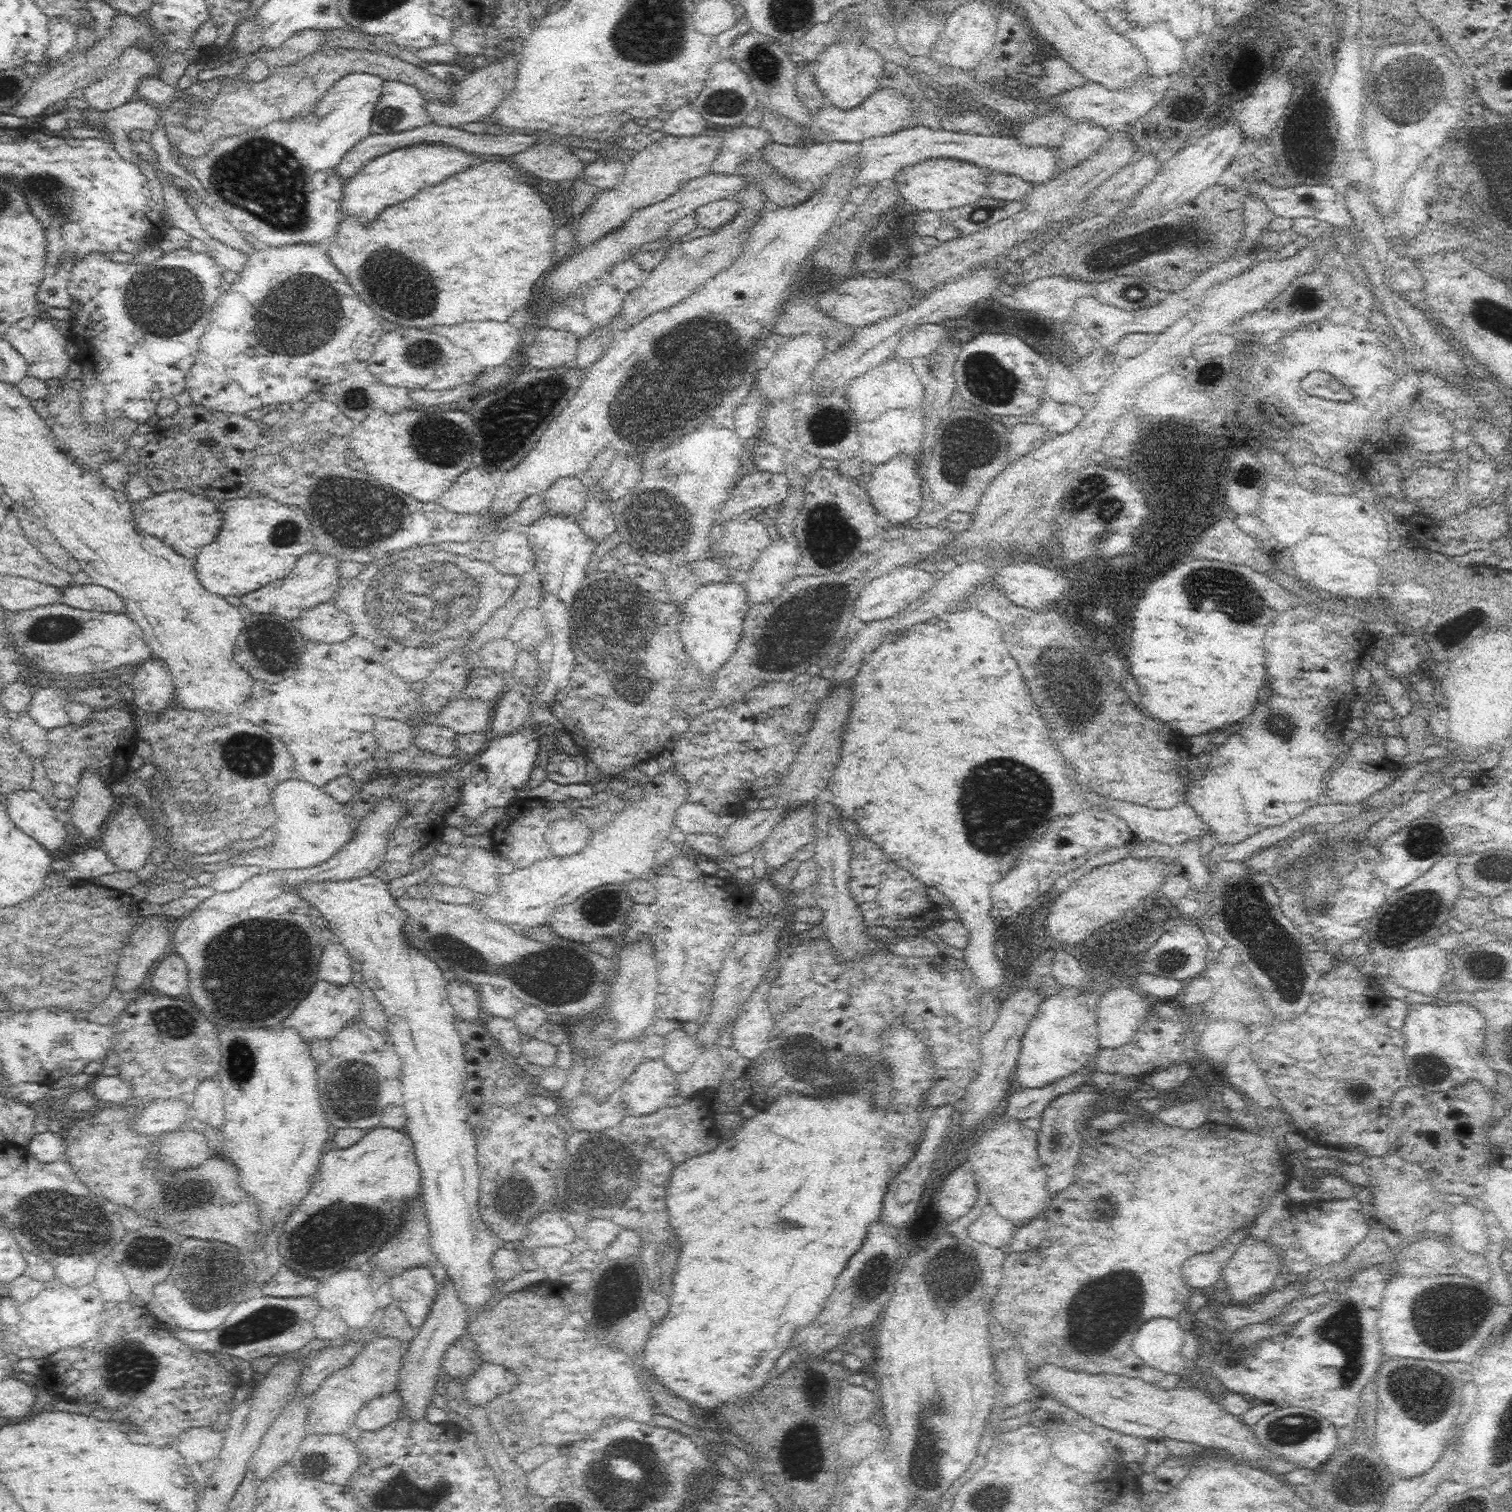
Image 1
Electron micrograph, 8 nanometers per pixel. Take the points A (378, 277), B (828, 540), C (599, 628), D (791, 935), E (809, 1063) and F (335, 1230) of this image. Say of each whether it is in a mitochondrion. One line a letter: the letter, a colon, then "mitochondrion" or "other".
A: mitochondrion
B: mitochondrion
C: mitochondrion
D: other
E: mitochondrion
F: mitochondrion

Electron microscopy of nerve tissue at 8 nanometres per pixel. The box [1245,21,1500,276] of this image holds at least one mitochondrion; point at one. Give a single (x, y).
(1409, 102)

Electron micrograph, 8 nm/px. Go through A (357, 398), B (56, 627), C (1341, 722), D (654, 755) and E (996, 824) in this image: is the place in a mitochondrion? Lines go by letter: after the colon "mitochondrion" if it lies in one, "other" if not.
A: mitochondrion
B: mitochondrion
C: other
D: other
E: mitochondrion

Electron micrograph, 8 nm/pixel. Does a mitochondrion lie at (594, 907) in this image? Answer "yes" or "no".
yes

